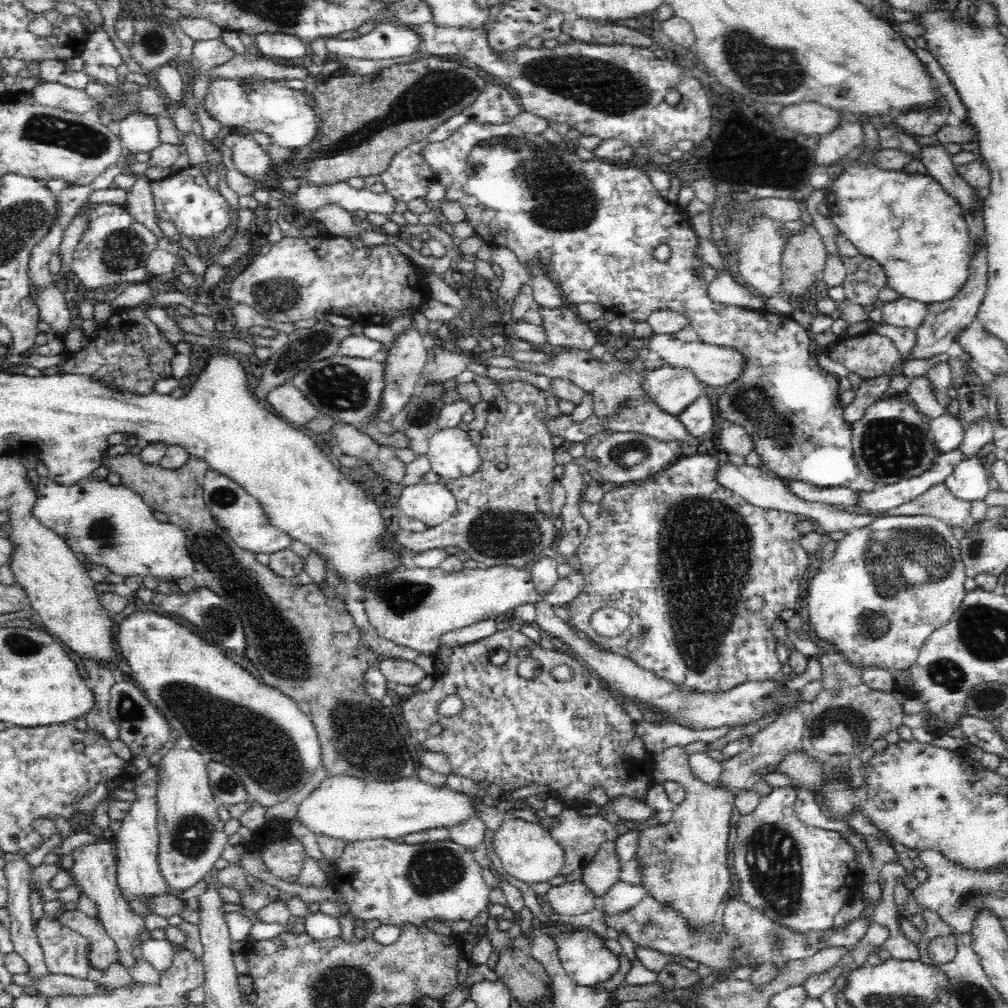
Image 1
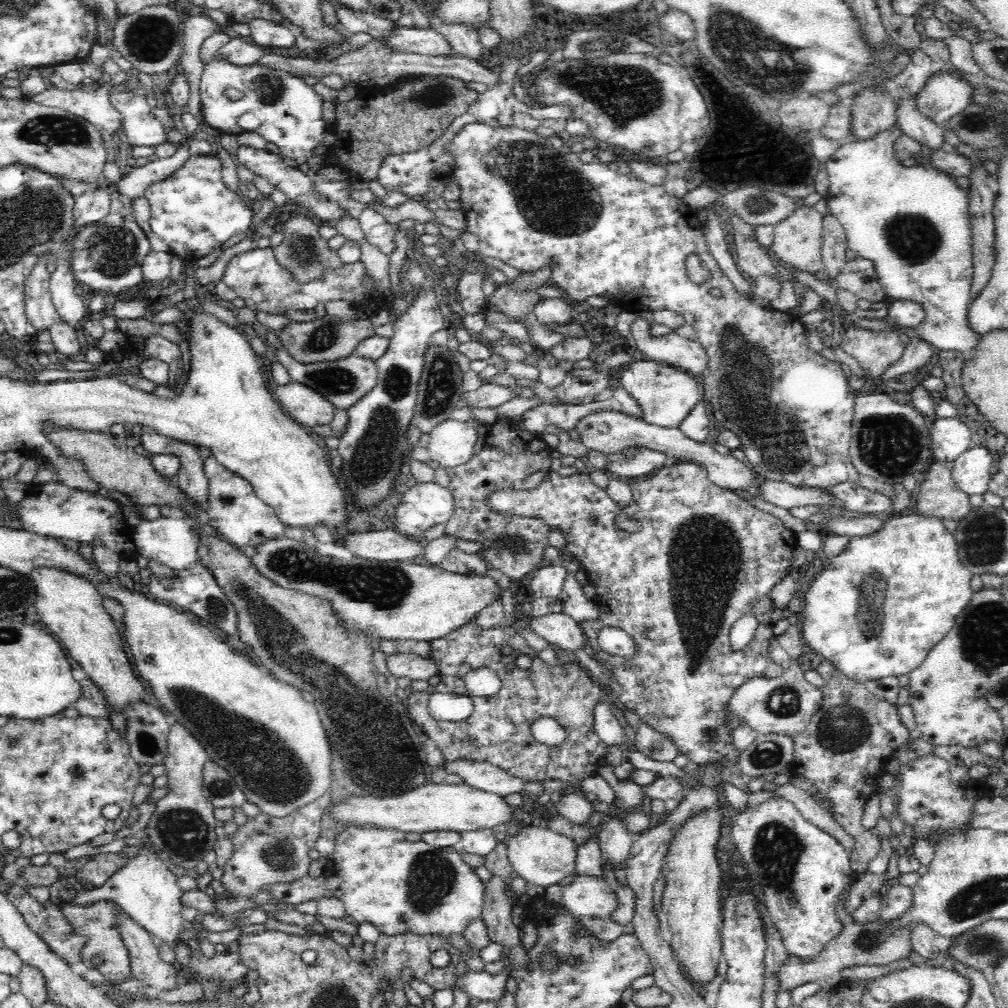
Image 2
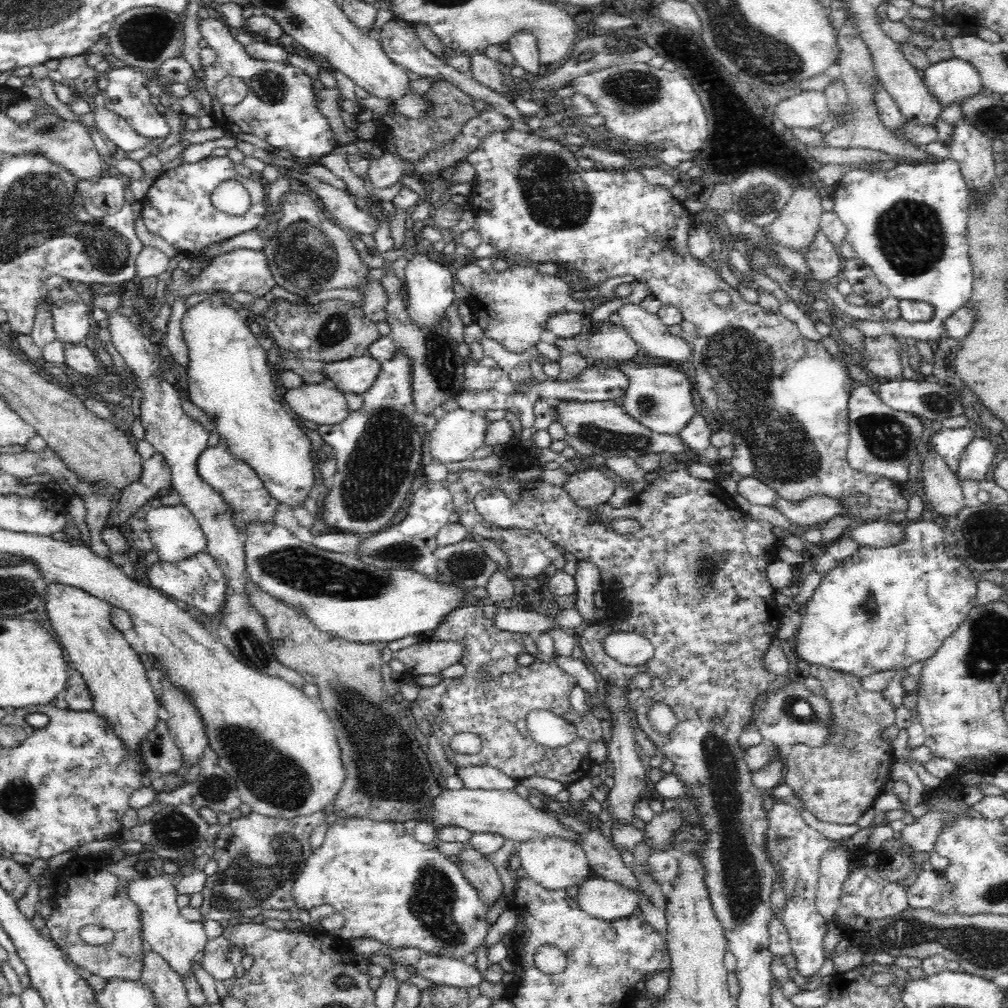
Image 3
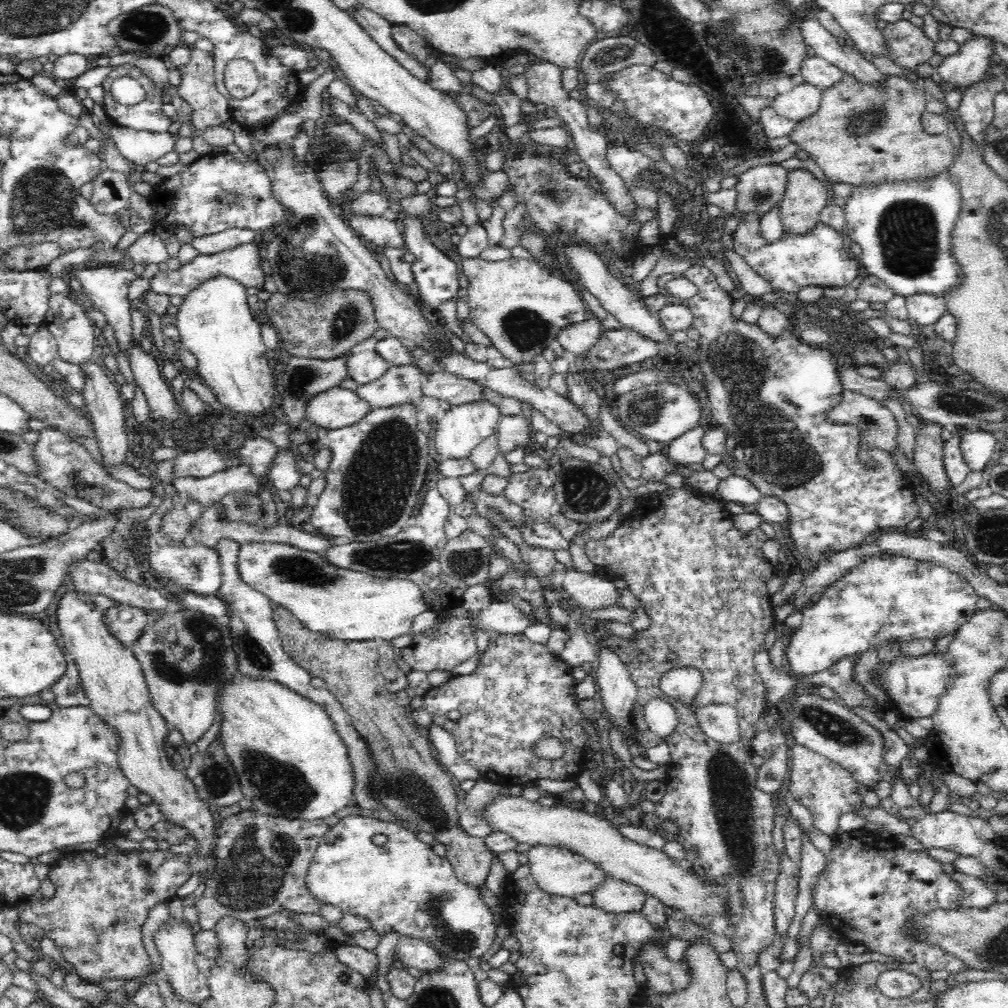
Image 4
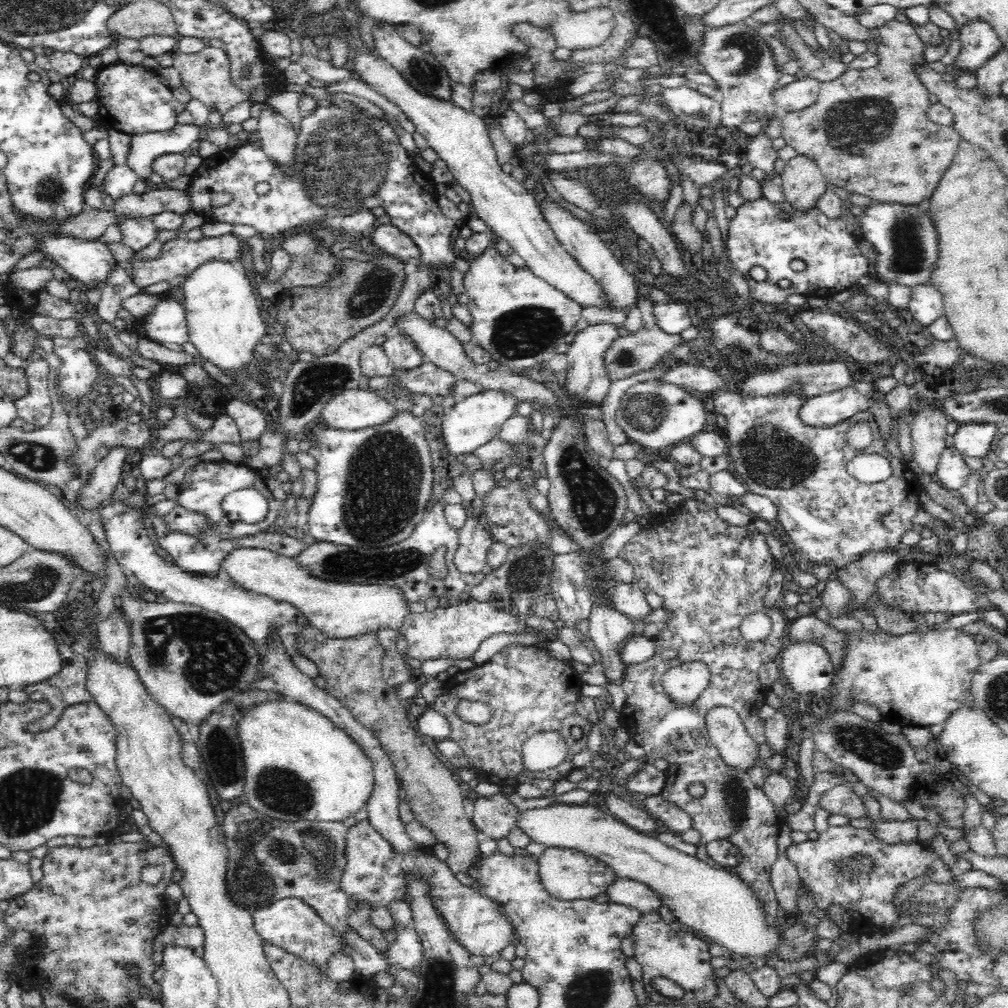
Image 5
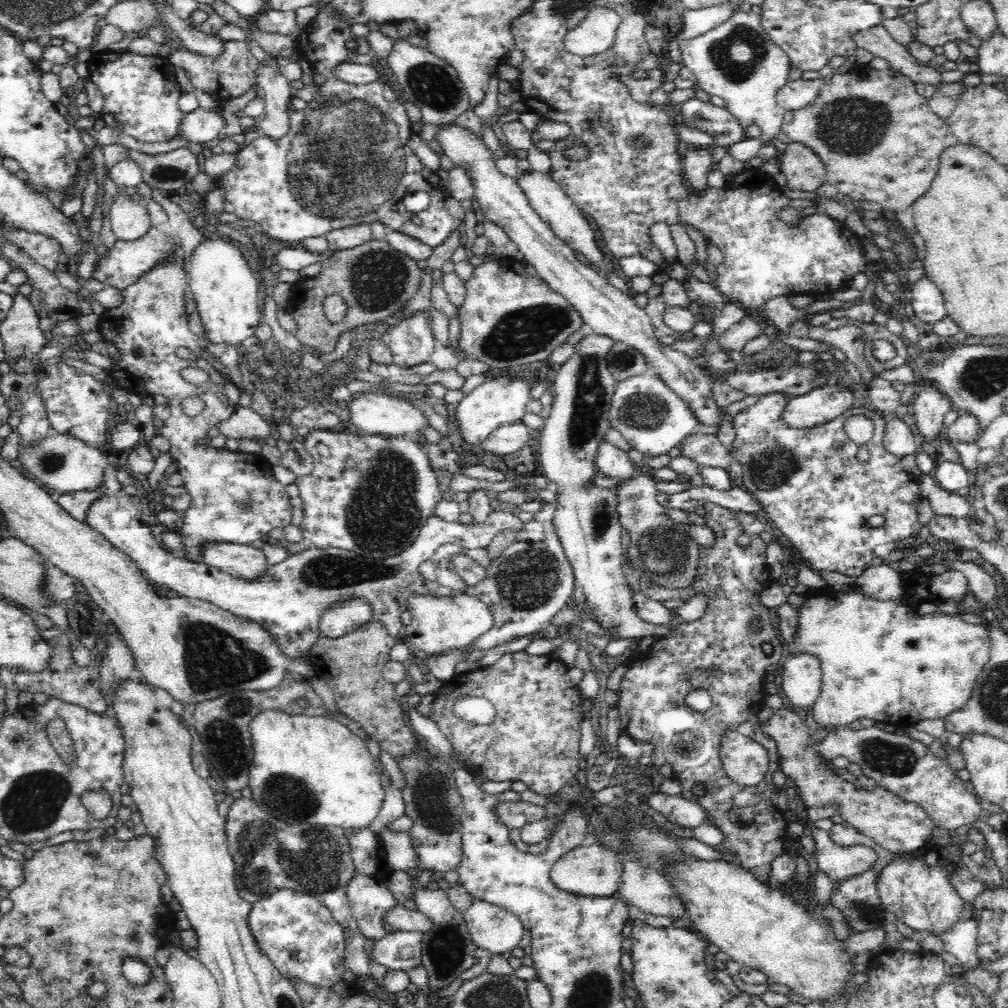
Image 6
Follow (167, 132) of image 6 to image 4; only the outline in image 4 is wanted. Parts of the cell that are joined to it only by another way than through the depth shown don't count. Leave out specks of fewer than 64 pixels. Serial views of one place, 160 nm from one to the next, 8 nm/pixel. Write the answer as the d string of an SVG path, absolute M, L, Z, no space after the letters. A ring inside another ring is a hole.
M121 64L108 73L103 80L105 95L103 107L107 118L118 126L126 126L132 130L147 130L153 133L166 132L173 118L164 115L162 111L162 87L158 87L152 79L148 78L138 67L133 64ZM123 76L135 78L146 91L142 102L126 106L116 102L111 95L111 84Z

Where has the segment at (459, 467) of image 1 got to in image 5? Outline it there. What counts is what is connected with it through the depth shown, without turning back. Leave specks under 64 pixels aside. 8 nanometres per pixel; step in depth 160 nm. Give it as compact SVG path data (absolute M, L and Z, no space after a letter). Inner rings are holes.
M485 389L483 392L457 399L450 412L438 412L437 417L441 420L444 441L450 454L459 457L459 454L471 453L496 438L502 424L515 414L514 410L518 404L518 399L506 391Z

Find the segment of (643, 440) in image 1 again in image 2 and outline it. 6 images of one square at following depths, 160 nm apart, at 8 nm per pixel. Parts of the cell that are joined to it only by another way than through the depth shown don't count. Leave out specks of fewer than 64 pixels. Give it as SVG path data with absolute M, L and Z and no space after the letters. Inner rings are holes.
M636 446L626 448L624 452L608 454L606 457L608 457L606 472L614 477L627 479L654 474L656 470L664 467L667 455L644 446Z

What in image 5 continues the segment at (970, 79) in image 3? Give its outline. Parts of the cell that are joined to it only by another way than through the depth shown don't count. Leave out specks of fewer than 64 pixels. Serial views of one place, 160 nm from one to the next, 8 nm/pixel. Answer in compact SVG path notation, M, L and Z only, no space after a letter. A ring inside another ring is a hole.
M972 21L959 30L961 50L950 66L954 74L975 73L989 57L1002 47L1002 41L986 21Z

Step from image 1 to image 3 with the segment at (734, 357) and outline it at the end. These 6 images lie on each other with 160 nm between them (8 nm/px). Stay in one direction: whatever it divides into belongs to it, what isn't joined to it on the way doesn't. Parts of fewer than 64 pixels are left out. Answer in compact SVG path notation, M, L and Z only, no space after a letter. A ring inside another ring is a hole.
M623 305L617 313L621 316L621 325L627 333L636 341L636 344L648 354L656 358L666 358L668 361L684 362L692 360L692 345L683 336L672 335L667 326L657 314L649 314L640 305Z

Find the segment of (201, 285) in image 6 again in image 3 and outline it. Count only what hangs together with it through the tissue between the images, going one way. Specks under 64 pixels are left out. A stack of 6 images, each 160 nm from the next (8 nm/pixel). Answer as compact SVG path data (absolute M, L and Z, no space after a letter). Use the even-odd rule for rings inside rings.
M218 291L190 307L181 320L182 334L190 348L190 370L187 370L187 374L190 374L190 398L198 408L206 410L214 418L216 430L222 434L228 453L232 453L236 460L248 463L272 497L288 506L300 504L309 495L316 480L310 458L310 440L296 424L297 420L292 422L294 414L290 409L287 406L282 408L282 404L278 402L267 350L264 350L258 337L250 331L249 322L244 321L237 310L230 306L232 300L230 292Z

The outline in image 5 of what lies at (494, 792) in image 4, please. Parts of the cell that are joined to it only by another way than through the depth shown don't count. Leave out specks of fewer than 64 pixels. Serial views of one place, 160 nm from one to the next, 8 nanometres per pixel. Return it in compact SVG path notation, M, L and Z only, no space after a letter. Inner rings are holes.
M502 792L487 797L473 794L472 824L496 842L514 830L520 810Z

